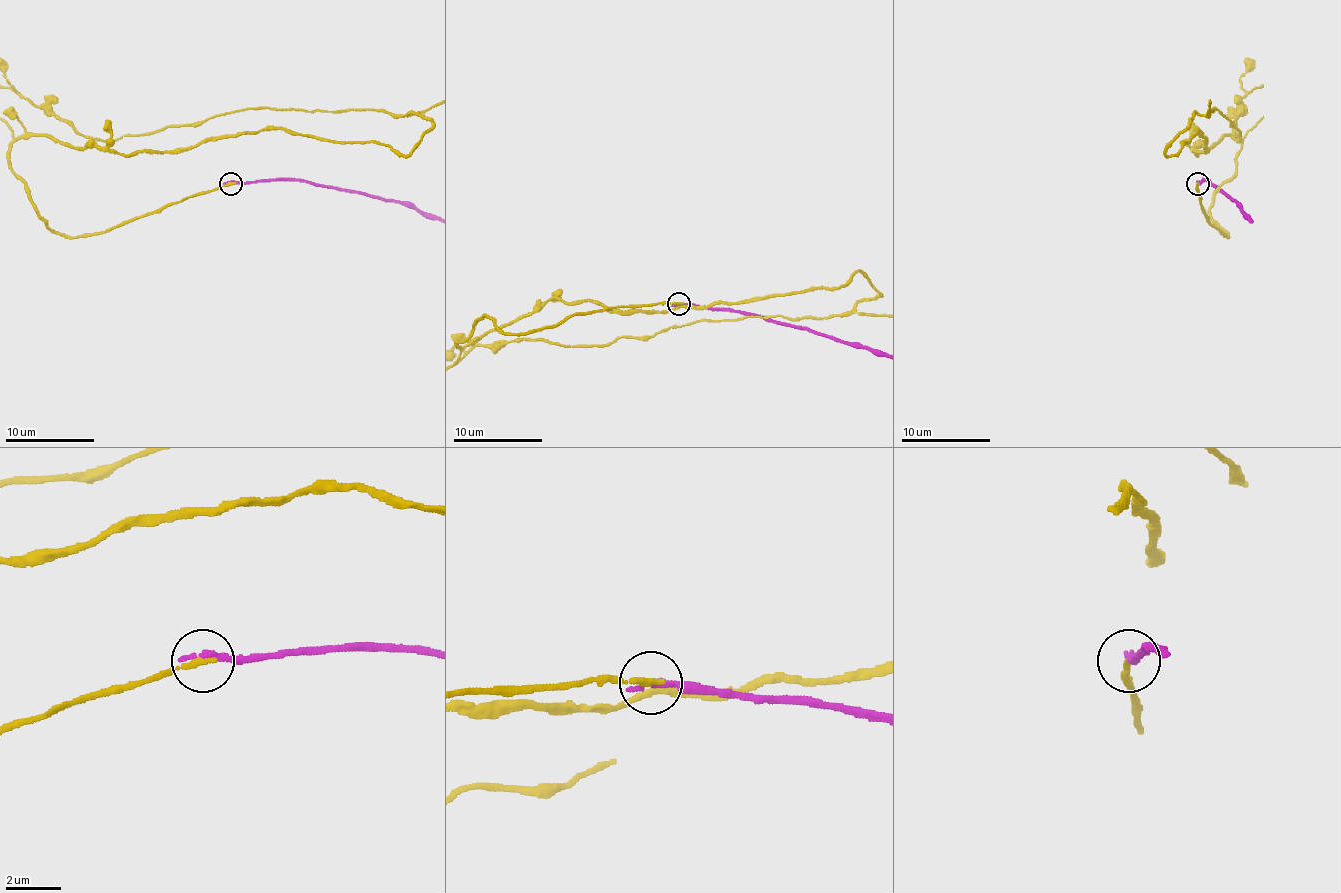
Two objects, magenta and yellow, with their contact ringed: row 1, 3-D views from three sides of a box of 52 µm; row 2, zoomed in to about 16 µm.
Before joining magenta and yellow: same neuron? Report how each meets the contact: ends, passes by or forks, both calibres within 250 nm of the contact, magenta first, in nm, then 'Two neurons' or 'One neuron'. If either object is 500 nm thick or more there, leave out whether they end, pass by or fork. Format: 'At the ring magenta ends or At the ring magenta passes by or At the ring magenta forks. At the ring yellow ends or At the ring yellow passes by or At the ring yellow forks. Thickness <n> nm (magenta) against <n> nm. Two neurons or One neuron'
At the ring magenta ends. At the ring yellow ends. Thickness 260 nm (magenta) against 240 nm. One neuron

